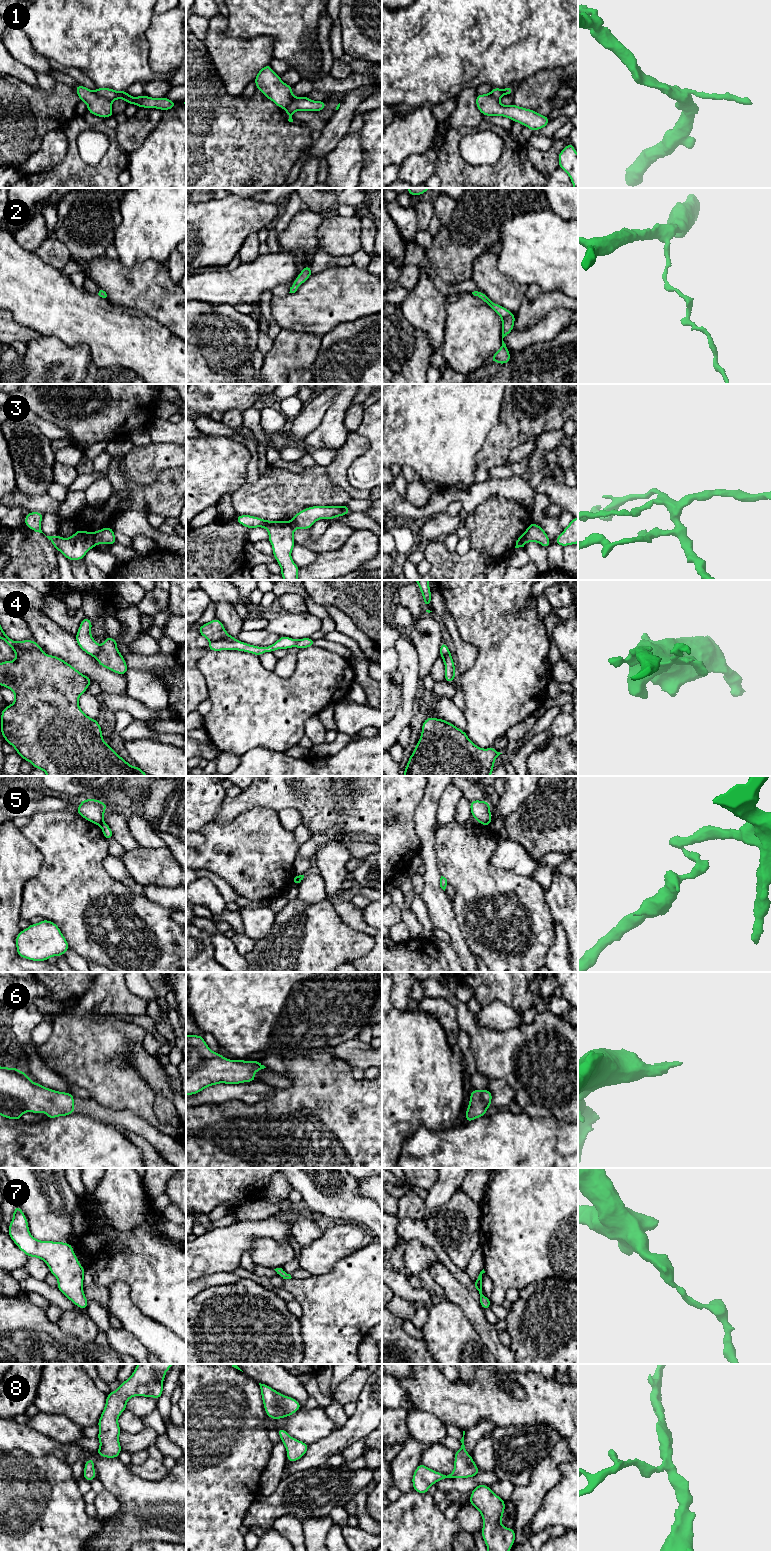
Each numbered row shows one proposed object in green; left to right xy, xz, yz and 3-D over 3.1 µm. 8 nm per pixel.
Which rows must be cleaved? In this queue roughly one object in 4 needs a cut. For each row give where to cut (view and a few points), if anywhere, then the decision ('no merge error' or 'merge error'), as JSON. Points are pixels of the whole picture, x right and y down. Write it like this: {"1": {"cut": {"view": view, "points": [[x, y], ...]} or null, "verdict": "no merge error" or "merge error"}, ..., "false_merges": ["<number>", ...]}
{"1": {"cut": {"view": "xz", "points": [[307, 96], [296, 98], [285, 108]]}, "verdict": "merge error"}, "2": {"cut": null, "verdict": "no merge error"}, "3": {"cut": {"view": "xy", "points": [[94, 532], [95, 544]]}, "verdict": "merge error"}, "4": {"cut": null, "verdict": "no merge error"}, "5": {"cut": {"view": "xy", "points": [[102, 821], [99, 825]]}, "verdict": "merge error"}, "6": {"cut": null, "verdict": "no merge error"}, "7": {"cut": null, "verdict": "no merge error"}, "8": {"cut": null, "verdict": "no merge error"}, "false_merges": ["1", "3", "5"]}

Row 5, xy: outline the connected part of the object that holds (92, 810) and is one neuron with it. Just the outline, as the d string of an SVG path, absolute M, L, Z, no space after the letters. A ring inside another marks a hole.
M85 799L81 801L77 813L93 824L100 825L104 820L104 812L107 806L104 802L96 799Z

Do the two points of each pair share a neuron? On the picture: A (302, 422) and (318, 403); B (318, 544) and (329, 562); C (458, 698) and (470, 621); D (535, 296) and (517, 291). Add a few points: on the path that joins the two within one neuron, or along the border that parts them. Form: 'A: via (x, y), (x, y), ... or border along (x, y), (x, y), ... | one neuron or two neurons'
A: via (307, 417), (316, 408) | one neuron
B: border along (344, 542), (334, 550), (321, 551), (319, 553) | two neurons
C: border along (459, 687), (463, 692), (464, 710) | two neurons
D: border along (528, 286), (519, 309), (515, 314) | two neurons

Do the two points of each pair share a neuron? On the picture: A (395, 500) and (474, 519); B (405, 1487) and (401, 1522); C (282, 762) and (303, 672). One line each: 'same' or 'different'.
A: different
B: different
C: different

